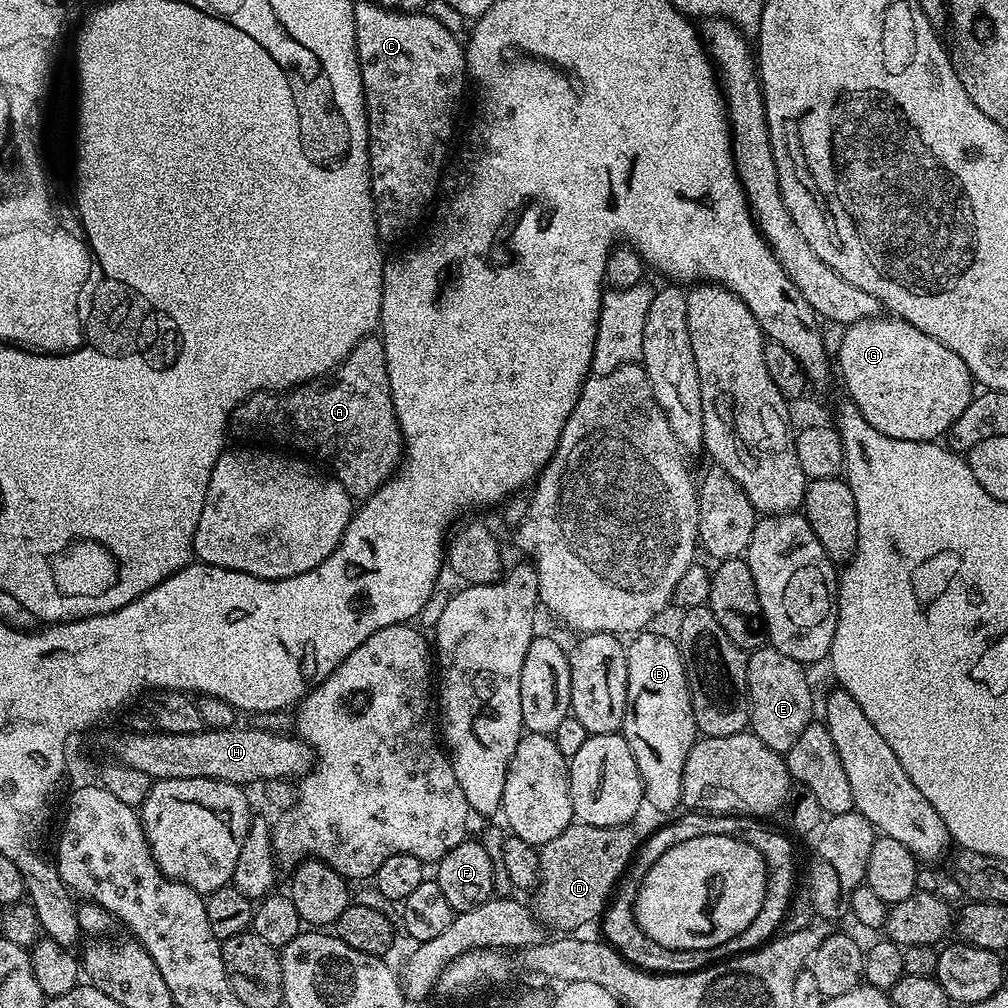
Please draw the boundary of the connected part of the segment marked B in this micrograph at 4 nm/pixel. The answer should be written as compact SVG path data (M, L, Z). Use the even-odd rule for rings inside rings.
M644 630L631 637L628 650L628 697L622 735L638 762L638 774L642 778L647 807L660 812L675 813L682 804L682 770L686 770L686 758L696 744L698 733L694 722L694 710L690 702L690 690L680 647L671 635L659 636L653 630Z

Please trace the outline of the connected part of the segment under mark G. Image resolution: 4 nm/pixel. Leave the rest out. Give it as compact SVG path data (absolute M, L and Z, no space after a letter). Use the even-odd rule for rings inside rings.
M888 314L847 325L840 337L838 355L847 399L886 438L935 441L970 406L974 395L970 370L950 346Z

